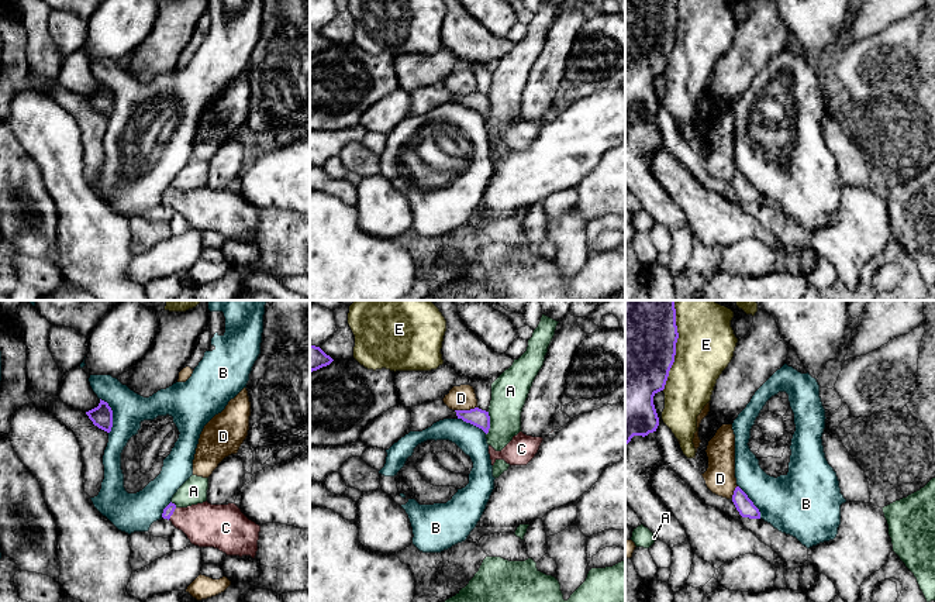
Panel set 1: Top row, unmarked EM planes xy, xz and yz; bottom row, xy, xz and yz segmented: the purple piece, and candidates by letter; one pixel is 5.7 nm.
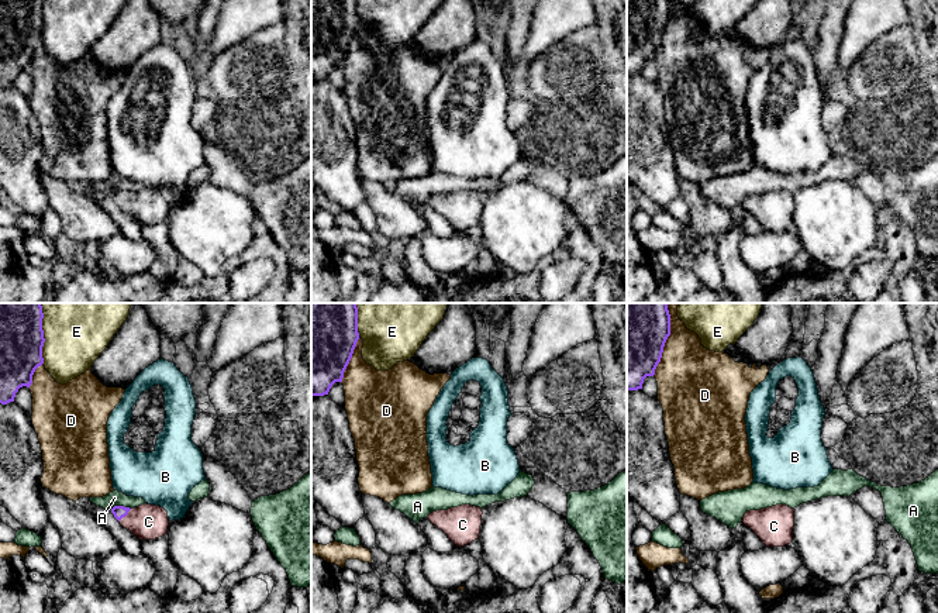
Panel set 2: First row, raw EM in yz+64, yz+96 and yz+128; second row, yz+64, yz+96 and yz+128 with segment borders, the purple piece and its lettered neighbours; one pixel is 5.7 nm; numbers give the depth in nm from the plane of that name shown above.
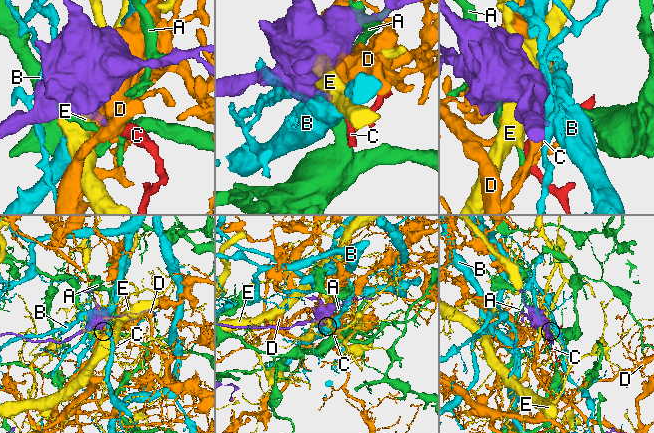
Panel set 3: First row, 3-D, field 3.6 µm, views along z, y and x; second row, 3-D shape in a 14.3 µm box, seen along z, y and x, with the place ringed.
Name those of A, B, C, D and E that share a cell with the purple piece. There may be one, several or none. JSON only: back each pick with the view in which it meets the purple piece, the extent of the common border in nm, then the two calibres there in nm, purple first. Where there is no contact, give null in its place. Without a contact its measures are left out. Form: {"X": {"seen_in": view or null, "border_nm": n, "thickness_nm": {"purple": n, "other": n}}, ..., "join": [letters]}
{"C": {"seen_in": "xy", "border_nm": 90, "thickness_nm": {"purple": 60, "other": 240}}, "join": ["C"]}

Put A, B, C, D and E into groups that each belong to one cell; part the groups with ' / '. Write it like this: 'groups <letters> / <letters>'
groups A / B / C / D / E

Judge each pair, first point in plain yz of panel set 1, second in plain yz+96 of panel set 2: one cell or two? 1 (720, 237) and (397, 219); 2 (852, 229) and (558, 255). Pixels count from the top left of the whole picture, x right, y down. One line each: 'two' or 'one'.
1: one
2: two

